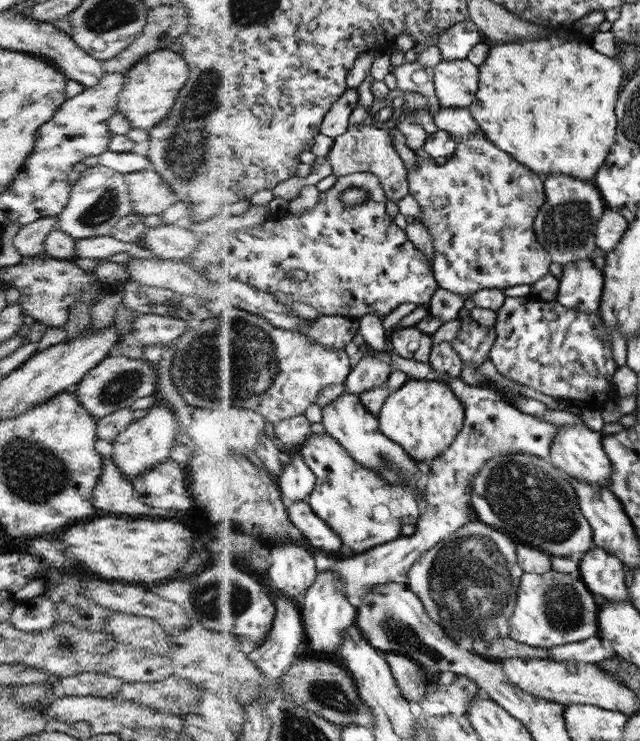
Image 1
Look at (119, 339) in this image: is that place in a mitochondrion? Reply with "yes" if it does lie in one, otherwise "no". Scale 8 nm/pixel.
no

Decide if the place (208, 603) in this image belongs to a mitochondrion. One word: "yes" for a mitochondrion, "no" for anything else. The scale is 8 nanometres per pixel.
yes

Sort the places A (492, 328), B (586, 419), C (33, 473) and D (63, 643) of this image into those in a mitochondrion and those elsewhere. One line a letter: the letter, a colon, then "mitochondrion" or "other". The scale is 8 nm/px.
A: other
B: other
C: mitochondrion
D: mitochondrion

